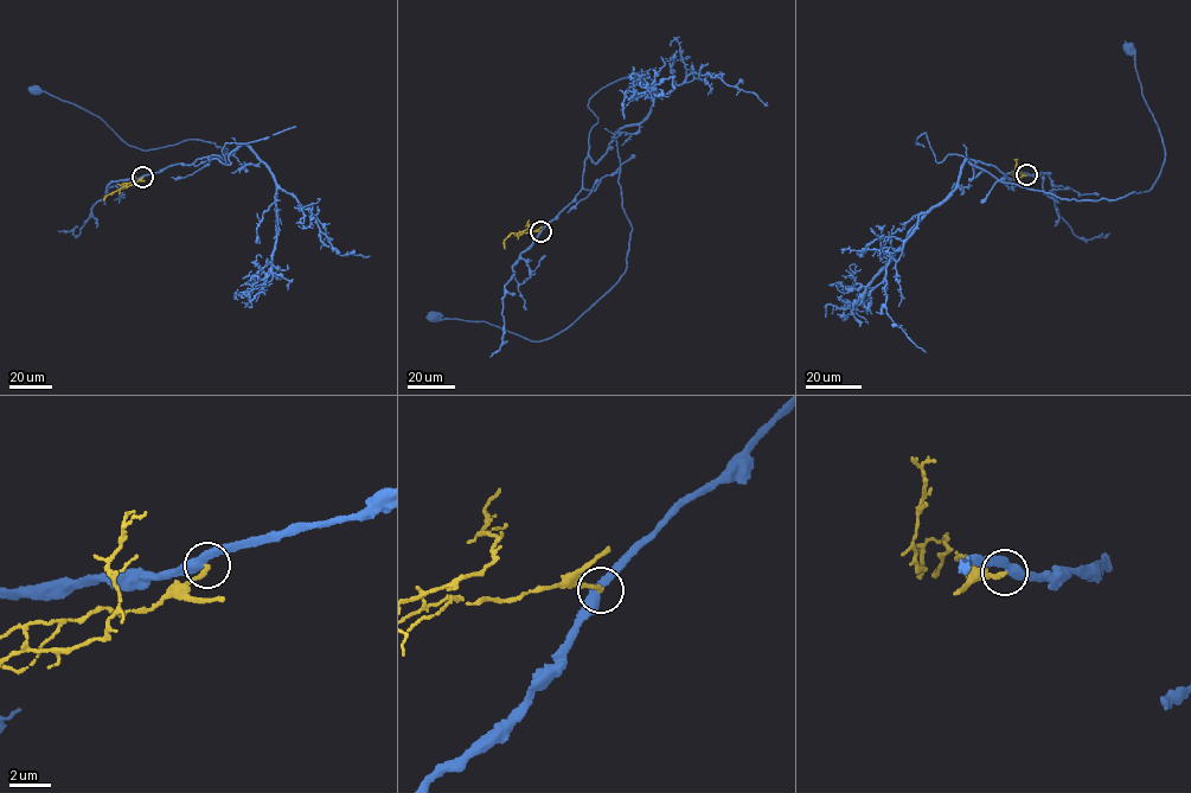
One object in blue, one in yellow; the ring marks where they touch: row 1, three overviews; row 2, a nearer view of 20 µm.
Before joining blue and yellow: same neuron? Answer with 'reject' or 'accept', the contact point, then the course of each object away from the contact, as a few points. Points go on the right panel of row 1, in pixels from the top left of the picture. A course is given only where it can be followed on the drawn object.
reject; place (1026, 174); course blue (1026, 174), (1013, 171), (1000, 180), (1079, 200), (1151, 189), (1163, 139), (1128, 49); course yellow (1026, 174), (1022, 176), (1019, 170), (1011, 172), (1017, 179), (1020, 176)

